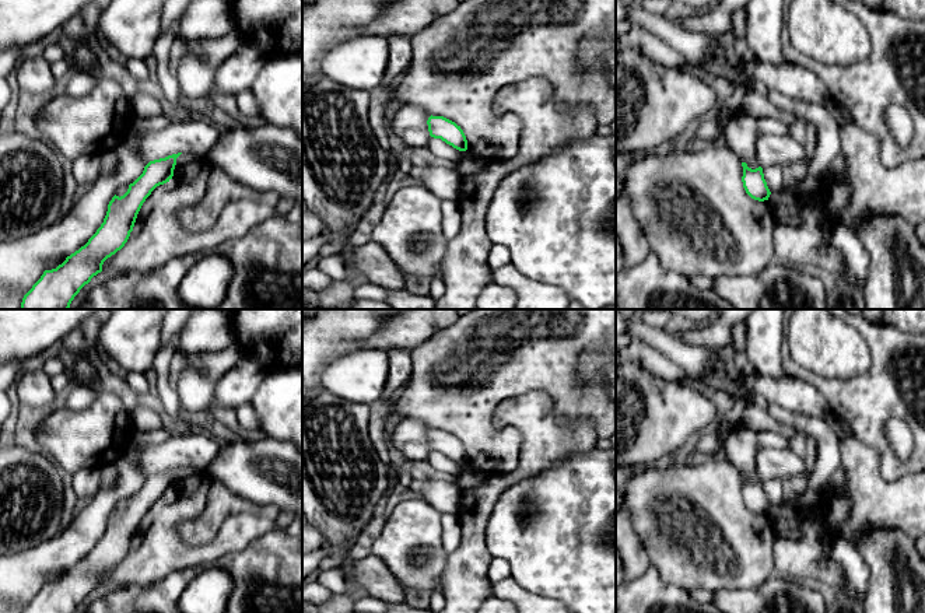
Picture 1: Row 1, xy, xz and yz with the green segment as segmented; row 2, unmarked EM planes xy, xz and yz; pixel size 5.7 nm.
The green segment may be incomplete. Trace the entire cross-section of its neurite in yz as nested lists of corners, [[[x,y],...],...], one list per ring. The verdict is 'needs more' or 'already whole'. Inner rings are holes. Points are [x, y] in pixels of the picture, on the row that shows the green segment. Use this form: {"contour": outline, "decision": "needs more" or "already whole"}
{"contour": [[[742,162],[742,167],[743,167],[742,182],[743,182],[743,188],[746,193],[751,199],[758,200],[758,202],[768,200],[771,192],[764,179],[763,168],[758,167],[756,169],[751,169],[747,167],[746,162]]], "decision": "already whole"}

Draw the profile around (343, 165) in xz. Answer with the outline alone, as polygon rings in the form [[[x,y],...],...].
[[[323,76],[302,91],[302,199],[325,223],[323,235],[330,238],[329,244],[343,256],[346,266],[357,267],[371,284],[403,291],[417,286],[400,272],[382,246],[372,241],[354,246],[351,235],[340,235],[368,213],[389,174],[389,153],[381,147],[368,120],[369,104],[368,91],[351,90]]]

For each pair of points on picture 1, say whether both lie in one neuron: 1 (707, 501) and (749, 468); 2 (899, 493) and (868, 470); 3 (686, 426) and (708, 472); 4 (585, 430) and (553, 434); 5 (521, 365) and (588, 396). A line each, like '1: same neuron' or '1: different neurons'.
1: different neurons
2: same neuron
3: different neurons
4: same neuron
5: same neuron

